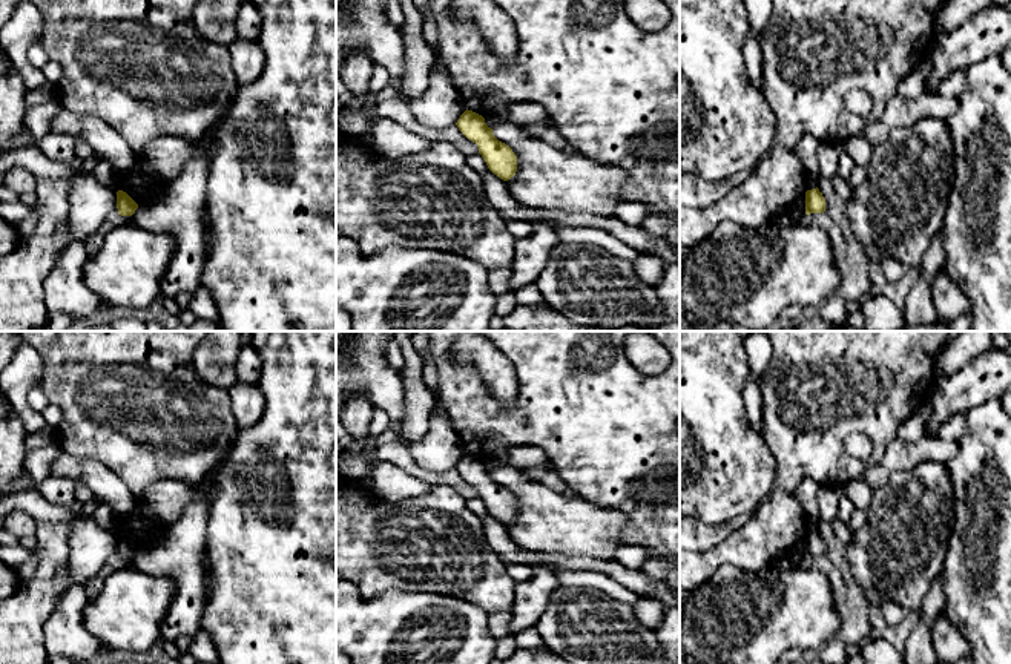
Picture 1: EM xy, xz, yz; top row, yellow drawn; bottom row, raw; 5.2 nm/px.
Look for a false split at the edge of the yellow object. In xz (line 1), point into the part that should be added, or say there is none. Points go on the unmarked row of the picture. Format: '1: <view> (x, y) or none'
1: none

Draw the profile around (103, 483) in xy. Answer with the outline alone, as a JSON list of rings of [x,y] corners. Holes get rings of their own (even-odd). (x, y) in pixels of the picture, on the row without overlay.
[[[60,451],[52,463],[51,475],[83,482],[97,497],[112,508],[118,520],[132,517],[135,497],[129,488],[100,462],[74,457]]]

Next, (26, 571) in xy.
[[[32,551],[31,557],[15,570],[20,580],[25,581],[34,577],[37,566],[38,566],[38,555],[35,554],[35,551]]]

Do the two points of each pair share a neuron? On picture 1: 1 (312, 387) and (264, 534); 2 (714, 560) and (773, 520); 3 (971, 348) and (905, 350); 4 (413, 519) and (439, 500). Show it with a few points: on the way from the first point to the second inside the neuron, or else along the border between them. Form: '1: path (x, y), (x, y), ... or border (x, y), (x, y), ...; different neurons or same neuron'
1: path (312, 424), (312, 488), (301, 499); same neuron
2: path (729, 551), (746, 548), (758, 535); same neuron
3: border (947, 347), (935, 359), (935, 379); different neurons
4: path (419, 519), (433, 506); same neuron

